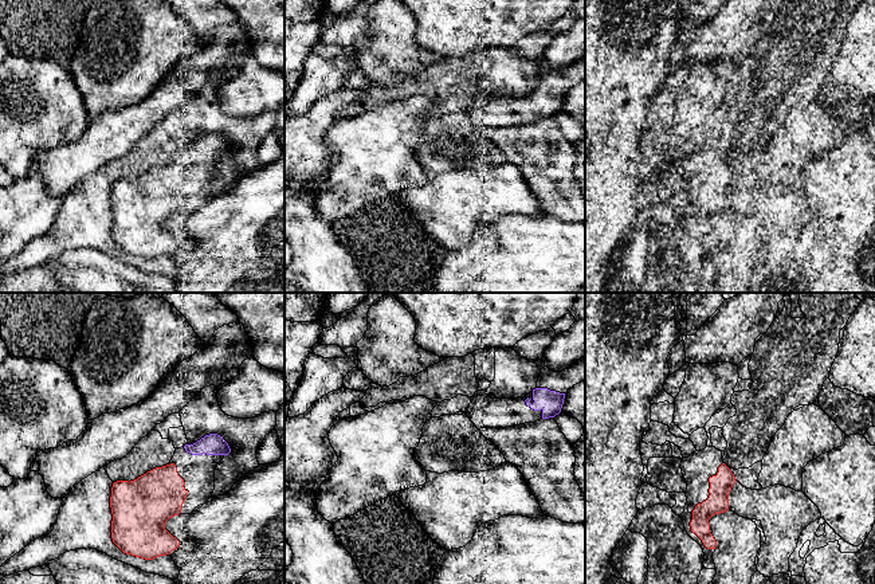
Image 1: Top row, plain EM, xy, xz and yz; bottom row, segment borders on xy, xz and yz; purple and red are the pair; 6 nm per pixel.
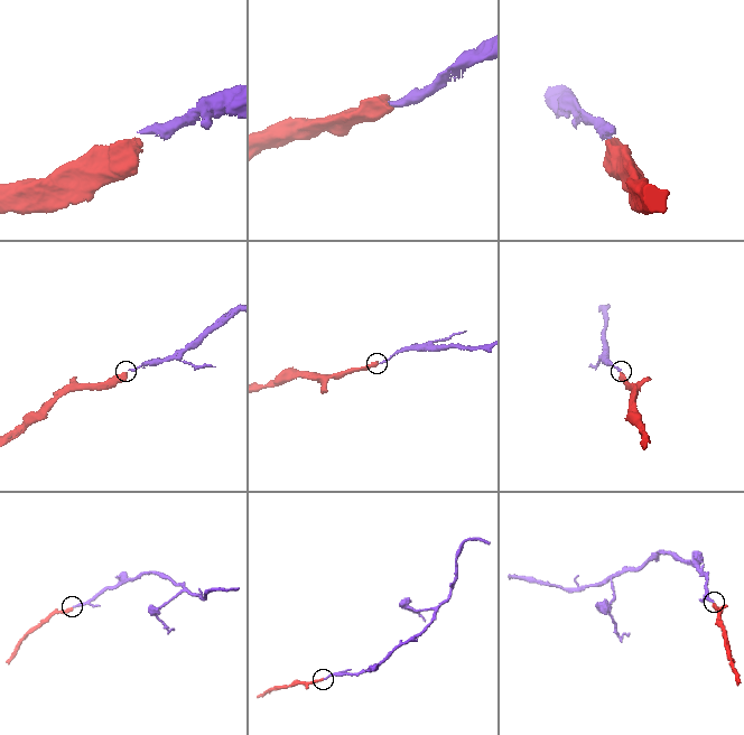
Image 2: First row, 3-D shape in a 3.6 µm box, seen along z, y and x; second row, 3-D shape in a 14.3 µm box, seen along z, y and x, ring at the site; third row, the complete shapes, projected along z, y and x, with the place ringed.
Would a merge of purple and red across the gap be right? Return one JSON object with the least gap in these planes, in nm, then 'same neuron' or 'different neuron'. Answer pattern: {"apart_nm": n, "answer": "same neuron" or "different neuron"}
{"apart_nm": 110, "answer": "same neuron"}

